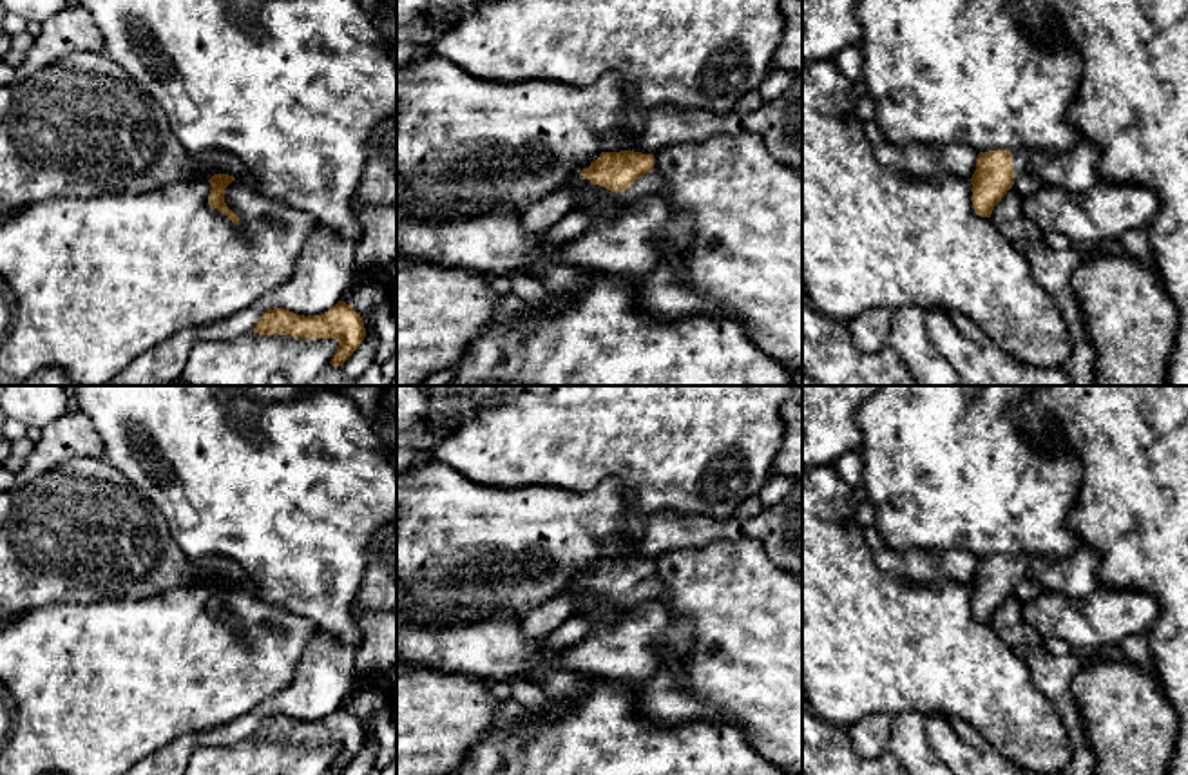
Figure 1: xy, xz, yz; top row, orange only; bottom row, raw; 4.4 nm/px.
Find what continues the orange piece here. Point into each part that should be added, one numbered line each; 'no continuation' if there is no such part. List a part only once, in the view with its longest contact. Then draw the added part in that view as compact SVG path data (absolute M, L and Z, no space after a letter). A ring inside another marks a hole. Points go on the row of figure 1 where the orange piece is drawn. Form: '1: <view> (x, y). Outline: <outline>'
1: xz (651, 183). Outline: M647 172L643 177L636 179L634 185L625 192L607 190L605 187L592 185L587 177L578 176L576 208L587 208L589 205L592 205L594 201L598 201L607 194L616 194L627 205L630 205L648 194L663 194L663 190L665 190L665 181L656 172Z

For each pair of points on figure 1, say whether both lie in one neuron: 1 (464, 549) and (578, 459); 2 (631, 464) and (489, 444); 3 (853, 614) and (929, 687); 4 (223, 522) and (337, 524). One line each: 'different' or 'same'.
1: different
2: same
3: same
4: same

